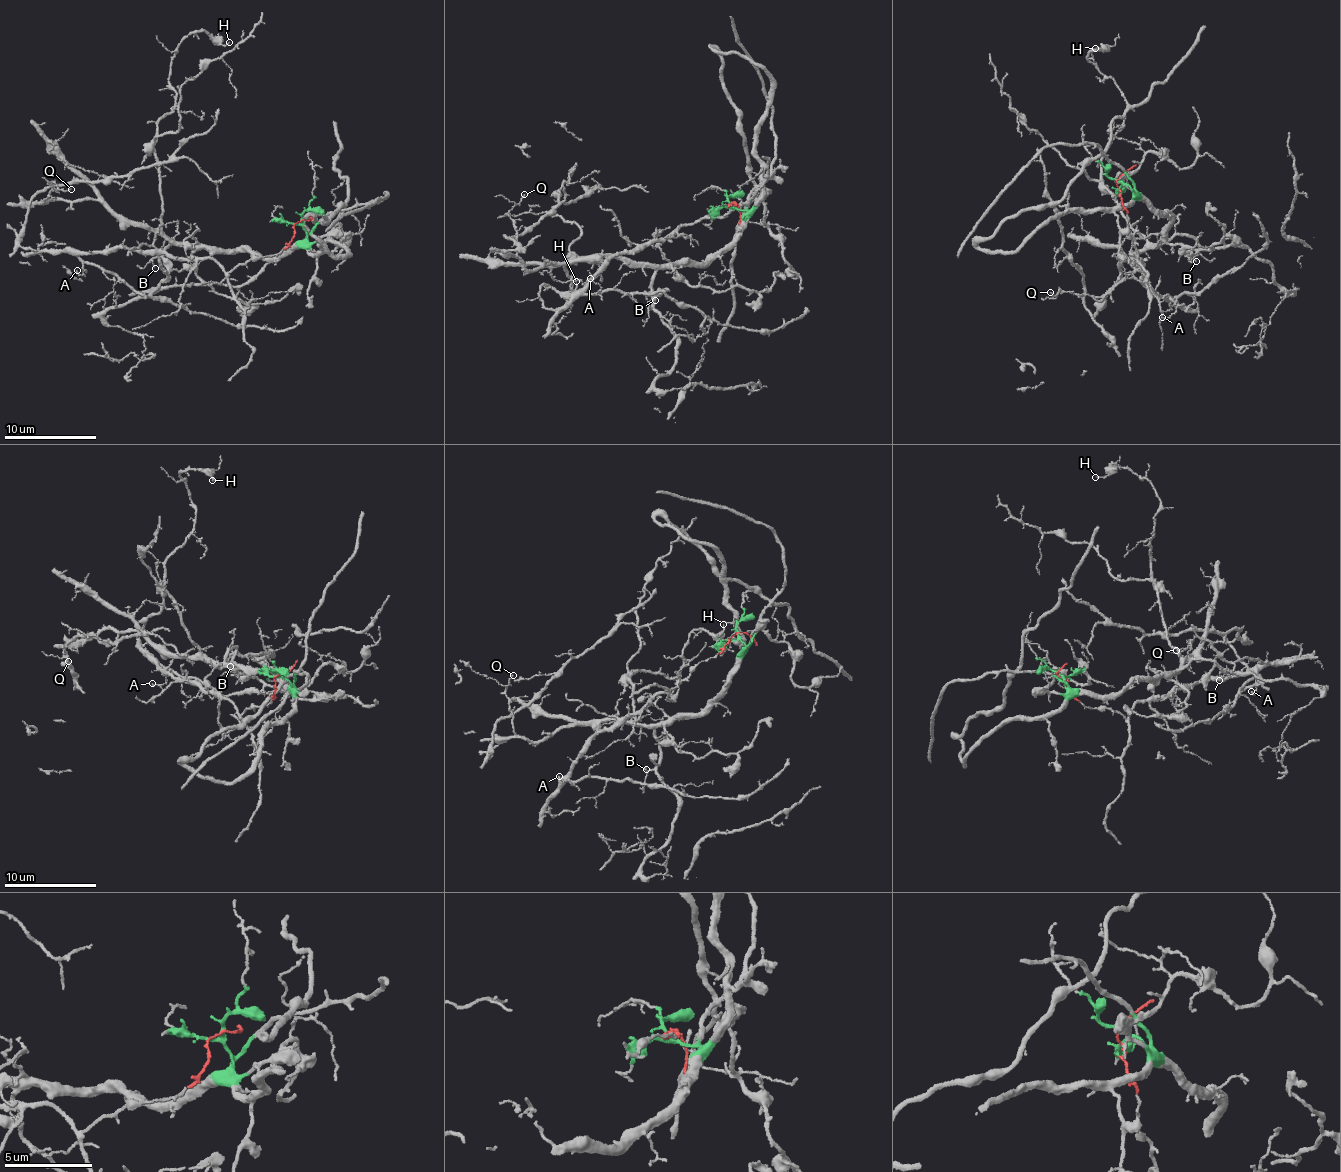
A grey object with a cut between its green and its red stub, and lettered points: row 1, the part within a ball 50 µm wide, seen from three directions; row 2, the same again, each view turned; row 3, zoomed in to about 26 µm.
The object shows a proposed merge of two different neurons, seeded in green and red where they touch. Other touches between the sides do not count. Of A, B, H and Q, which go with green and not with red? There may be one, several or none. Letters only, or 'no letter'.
B, H, Q

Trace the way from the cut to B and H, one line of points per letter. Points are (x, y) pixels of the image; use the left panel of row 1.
B: (300, 221), (305, 239), (285, 255), (263, 258), (209, 246), (186, 247), (173, 240), (152, 260), (155, 267)
H: (300, 221), (299, 244), (263, 258), (163, 232), (155, 139), (175, 102), (170, 65), (191, 33), (230, 42)

